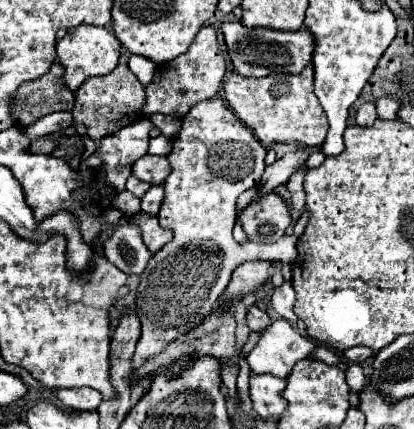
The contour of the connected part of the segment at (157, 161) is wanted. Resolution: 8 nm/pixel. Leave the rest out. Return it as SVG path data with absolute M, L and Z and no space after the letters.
M145 154L133 164L133 176L137 176L147 184L163 184L169 172L171 172L171 166L165 156Z

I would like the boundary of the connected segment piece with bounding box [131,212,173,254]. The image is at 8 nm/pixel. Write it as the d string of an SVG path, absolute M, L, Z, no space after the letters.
M139 212L139 214L133 216L131 220L141 228L141 232L143 232L143 242L145 242L145 246L149 248L151 254L159 252L167 242L171 242L173 232L167 230L167 228L161 228L161 226L159 226L159 220L157 220L155 216L151 218L149 214Z

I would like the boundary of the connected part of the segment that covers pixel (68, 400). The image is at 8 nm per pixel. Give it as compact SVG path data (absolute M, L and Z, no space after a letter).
M63 388L57 390L57 398L65 408L77 412L89 412L101 404L101 394L93 388Z

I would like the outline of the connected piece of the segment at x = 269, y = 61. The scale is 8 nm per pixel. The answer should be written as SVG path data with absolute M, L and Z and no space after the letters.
M239 20L223 22L221 26L227 54L239 76L269 76L269 74L299 74L313 58L313 36L307 28L287 32L271 28L247 28Z

